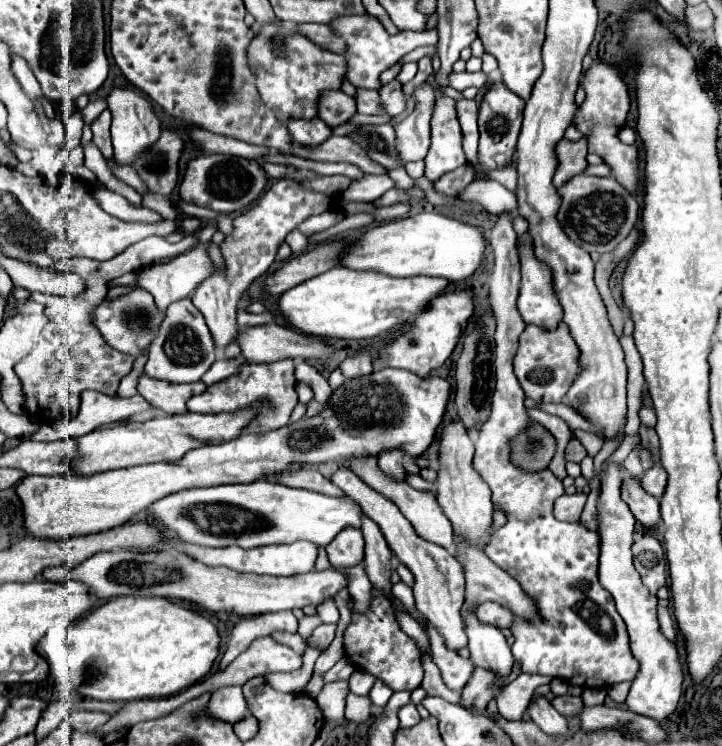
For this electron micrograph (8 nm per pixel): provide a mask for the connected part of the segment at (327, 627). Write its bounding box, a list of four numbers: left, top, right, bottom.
[306,624,336,650]

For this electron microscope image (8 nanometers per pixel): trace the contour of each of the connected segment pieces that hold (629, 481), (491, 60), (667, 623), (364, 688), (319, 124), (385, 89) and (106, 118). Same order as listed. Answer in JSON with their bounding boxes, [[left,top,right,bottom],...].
[[622,476,660,528],[482,52,498,76],[658,608,676,642],[348,672,376,696],[286,116,332,144],[380,80,406,116],[92,110,114,160]]

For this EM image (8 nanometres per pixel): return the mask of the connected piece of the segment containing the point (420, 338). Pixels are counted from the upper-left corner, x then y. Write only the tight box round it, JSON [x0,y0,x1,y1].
[372,290,476,376]

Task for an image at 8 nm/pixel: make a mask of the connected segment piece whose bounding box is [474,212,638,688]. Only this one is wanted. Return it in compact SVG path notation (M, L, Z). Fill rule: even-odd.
M500 214L496 226L490 234L490 246L496 256L494 272L490 276L490 306L496 318L496 392L492 396L492 416L482 426L476 442L476 454L474 454L474 468L482 476L482 480L492 490L492 504L494 510L502 510L506 514L506 524L492 532L490 542L486 544L484 552L486 556L504 568L512 578L516 578L522 586L522 590L534 600L540 622L526 622L524 618L514 616L510 630L514 636L512 654L516 662L520 664L522 672L528 674L542 674L550 678L566 680L572 686L580 688L608 688L618 682L632 682L638 672L638 662L634 660L630 646L628 646L628 632L626 624L616 612L616 606L612 604L612 596L600 586L598 582L598 556L600 556L600 536L584 528L580 522L560 522L552 514L554 500L562 494L564 486L562 480L558 480L548 468L544 470L524 470L510 460L510 442L530 426L534 426L534 420L528 416L524 406L524 392L512 372L512 360L518 350L518 338L526 328L526 322L522 320L516 300L518 300L518 286L520 286L520 262L516 256L516 232L510 222L510 214ZM584 602L592 602L594 606L586 608L598 608L598 610L582 610Z

